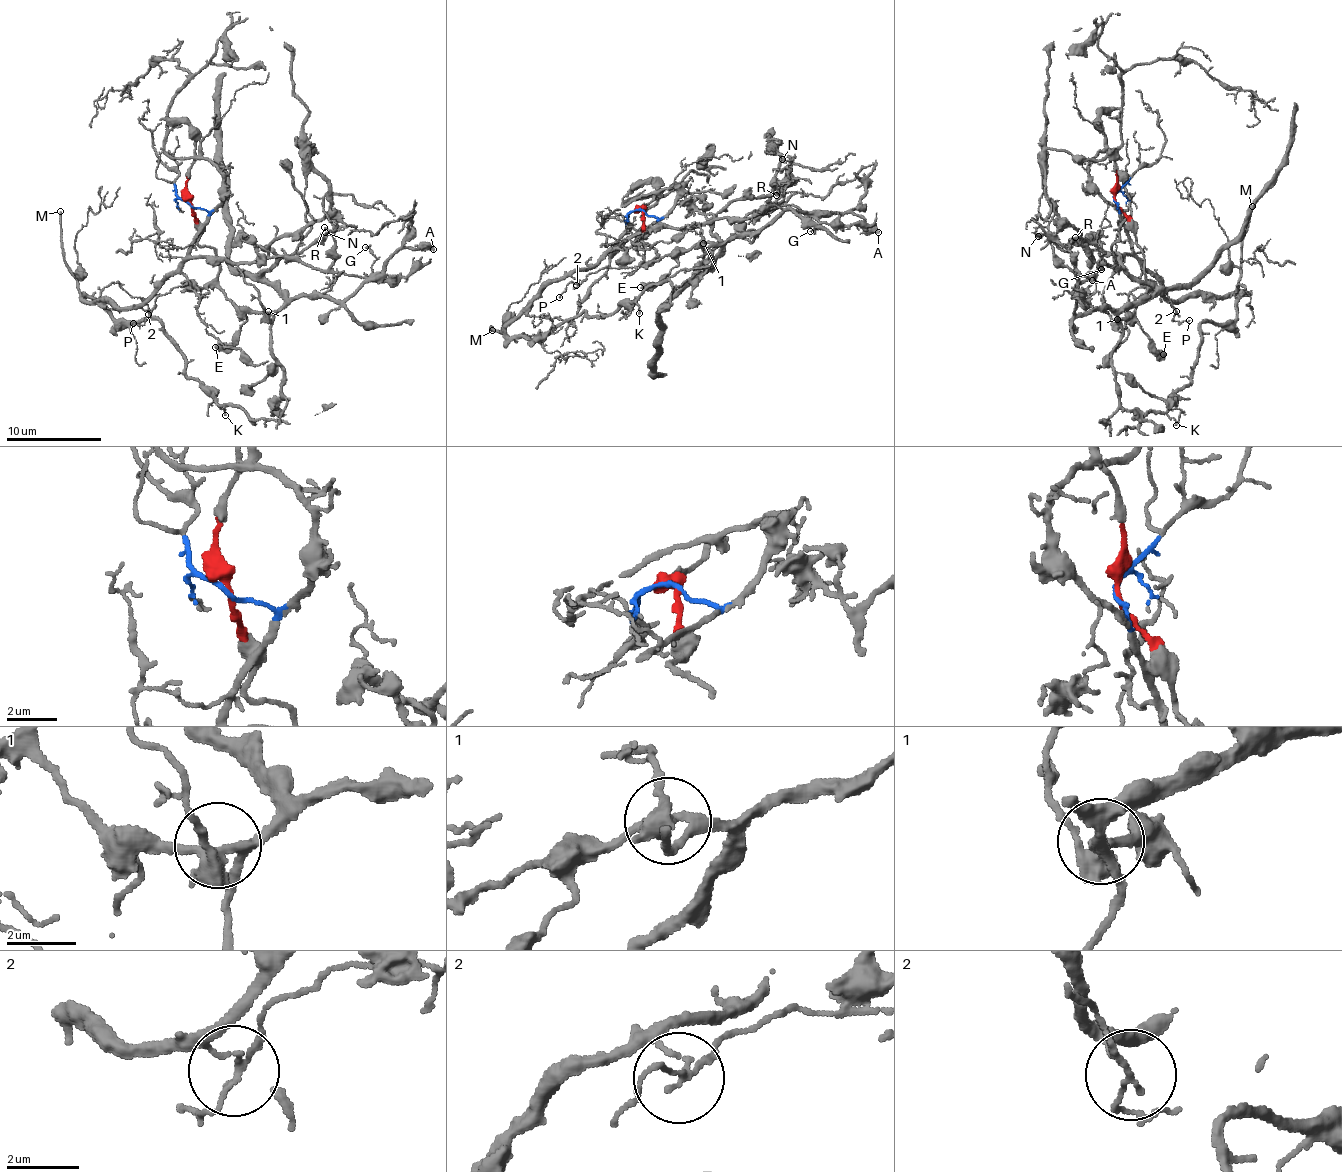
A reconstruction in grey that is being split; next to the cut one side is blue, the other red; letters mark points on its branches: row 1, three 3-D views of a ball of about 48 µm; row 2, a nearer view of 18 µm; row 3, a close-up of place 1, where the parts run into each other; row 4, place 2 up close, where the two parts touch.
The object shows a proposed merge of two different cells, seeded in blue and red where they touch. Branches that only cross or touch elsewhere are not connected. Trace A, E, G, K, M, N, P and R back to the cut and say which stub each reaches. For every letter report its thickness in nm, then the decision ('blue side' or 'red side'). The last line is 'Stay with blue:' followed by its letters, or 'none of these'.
A: 420 nm thick; red side
E: 550 nm thick; red side
G: 140 nm thick; blue side
K: 130 nm thick; blue side
M: 170 nm thick; blue side
N: 120 nm thick; blue side
P: 90 nm thick; blue side
R: 110 nm thick; blue side
Stay with blue: G, K, M, N, P, R

